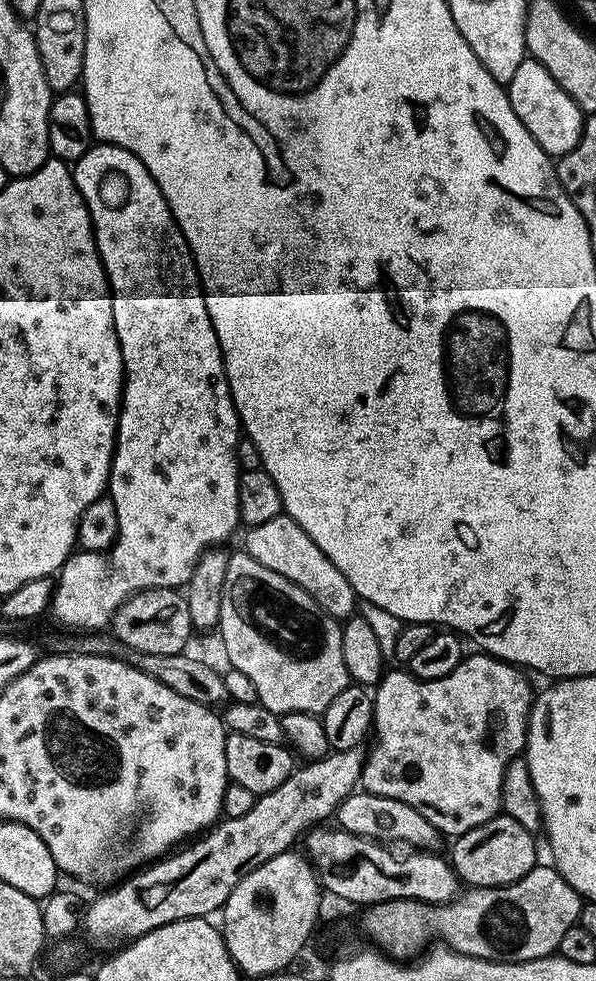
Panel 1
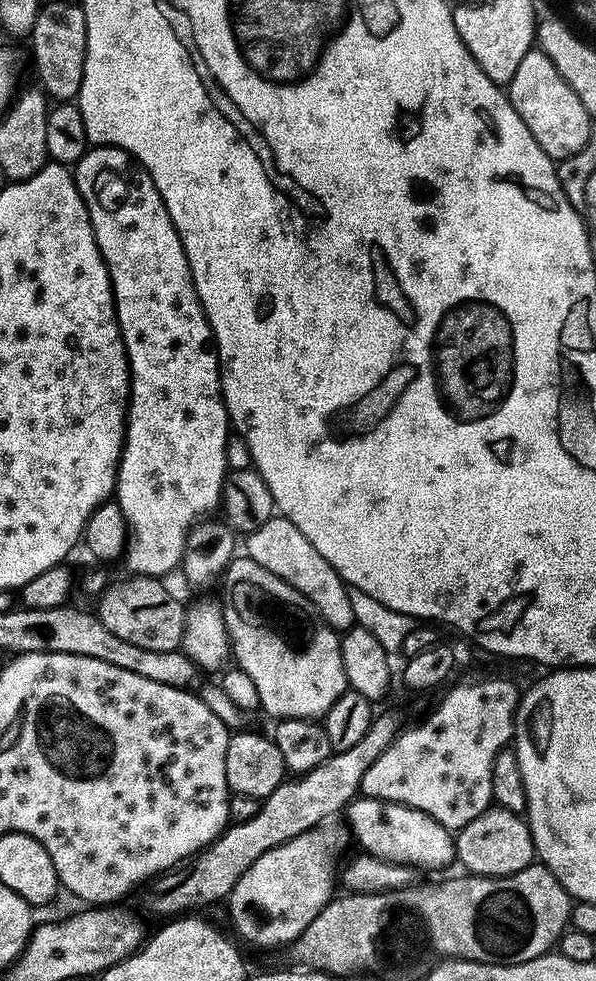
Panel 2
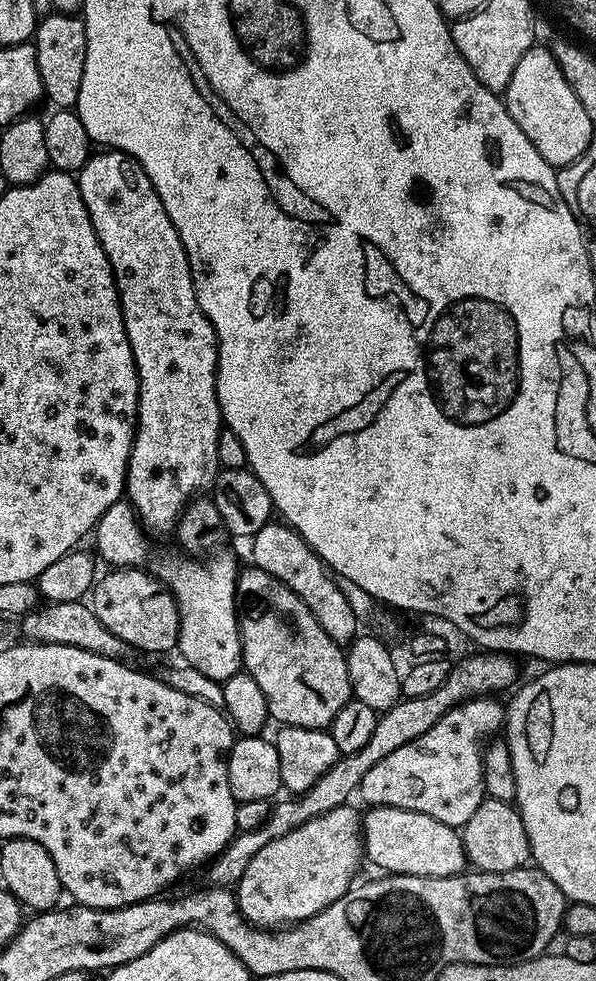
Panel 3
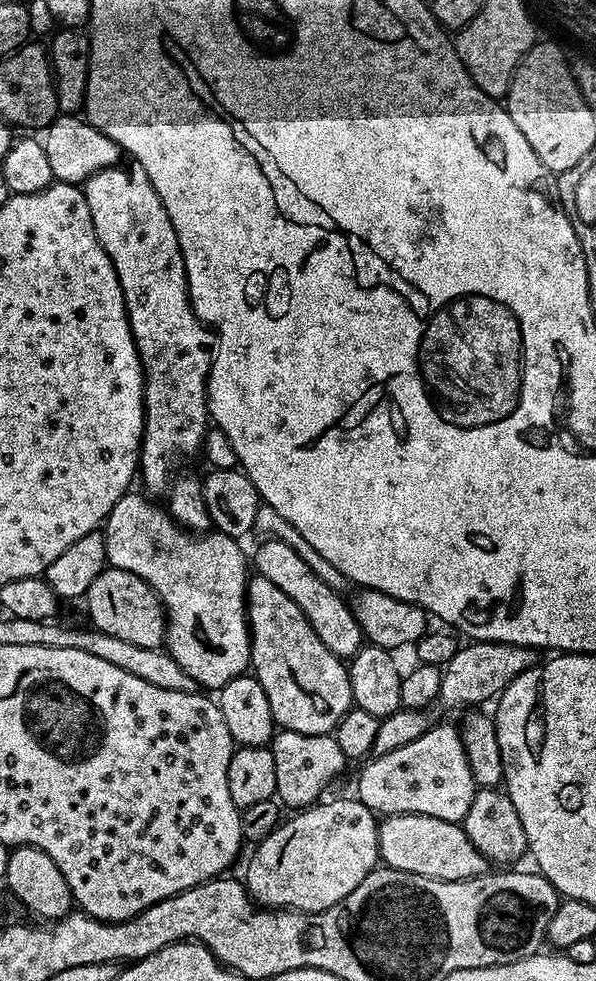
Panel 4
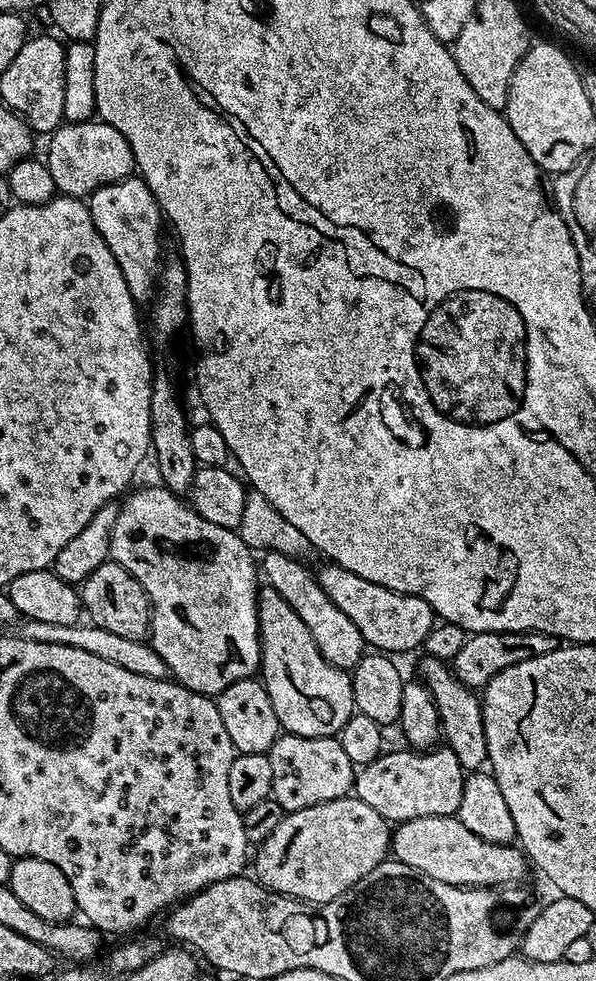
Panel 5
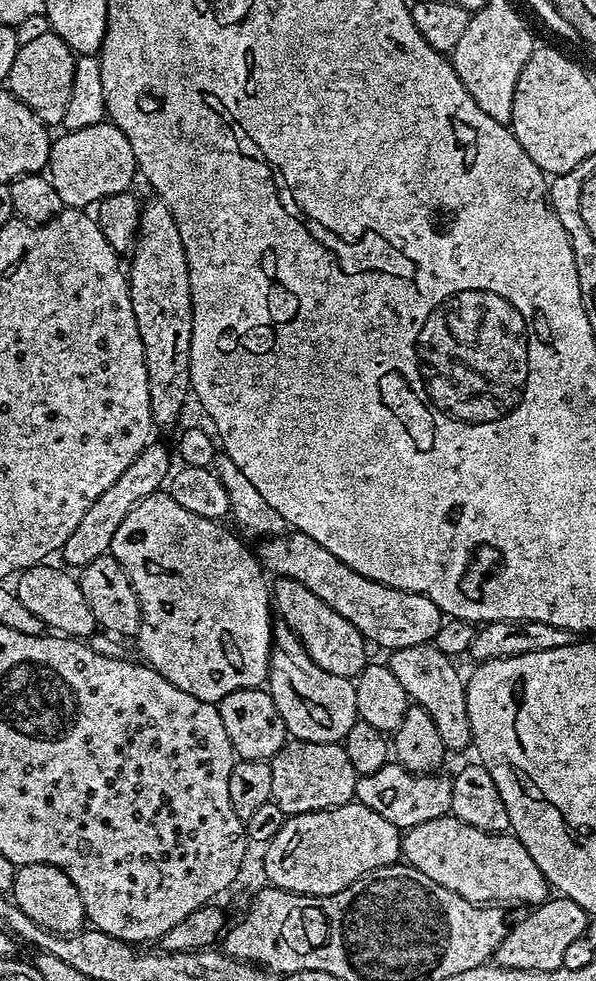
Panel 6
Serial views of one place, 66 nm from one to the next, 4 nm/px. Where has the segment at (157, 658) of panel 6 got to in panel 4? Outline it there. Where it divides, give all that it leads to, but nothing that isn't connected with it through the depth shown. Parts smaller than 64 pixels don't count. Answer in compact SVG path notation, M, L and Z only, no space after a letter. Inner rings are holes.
M127 492L114 506L114 510L110 510L102 525L108 564L138 574L138 578L142 578L160 595L164 614L168 617L167 652L201 689L219 690L226 682L245 675L252 663L252 638L248 631L246 607L249 561L248 564L244 561L244 552L233 537L215 530L189 532L181 528L161 505L160 508L156 505L159 503L137 492Z

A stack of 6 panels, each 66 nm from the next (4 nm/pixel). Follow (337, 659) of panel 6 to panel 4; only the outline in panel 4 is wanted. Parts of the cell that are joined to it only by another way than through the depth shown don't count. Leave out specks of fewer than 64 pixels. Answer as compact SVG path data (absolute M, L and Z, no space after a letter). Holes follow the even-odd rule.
M265 539L263 543L264 545L256 552L255 571L270 578L270 582L274 582L274 586L278 586L282 594L287 594L298 605L298 610L306 614L310 626L314 626L314 634L322 638L322 646L326 646L326 650L341 658L355 656L365 643L365 639L364 631L358 626L349 601L341 593L326 586L326 583L314 574L314 570L306 566L306 561L301 555L290 546L286 546L286 542Z

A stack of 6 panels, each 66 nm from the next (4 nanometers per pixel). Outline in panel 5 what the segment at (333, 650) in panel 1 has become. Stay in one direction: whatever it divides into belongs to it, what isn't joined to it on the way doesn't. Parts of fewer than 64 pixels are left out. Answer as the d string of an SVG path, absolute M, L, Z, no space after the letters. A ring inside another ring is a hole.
M267 586L261 587L256 609L260 627L258 672L266 694L270 694L281 729L294 736L335 737L356 712L351 675L322 658L306 622L294 614L282 594Z

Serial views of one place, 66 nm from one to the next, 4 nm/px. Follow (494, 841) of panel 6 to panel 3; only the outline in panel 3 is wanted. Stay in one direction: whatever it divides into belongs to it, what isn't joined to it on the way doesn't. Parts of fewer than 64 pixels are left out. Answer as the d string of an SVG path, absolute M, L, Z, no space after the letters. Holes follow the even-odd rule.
M382 806L369 807L362 816L362 835L364 837L364 856L372 864L380 867L379 871L394 876L456 876L465 871L468 855L464 853L464 838L457 829L430 818L430 814L418 814L414 810L402 810Z

